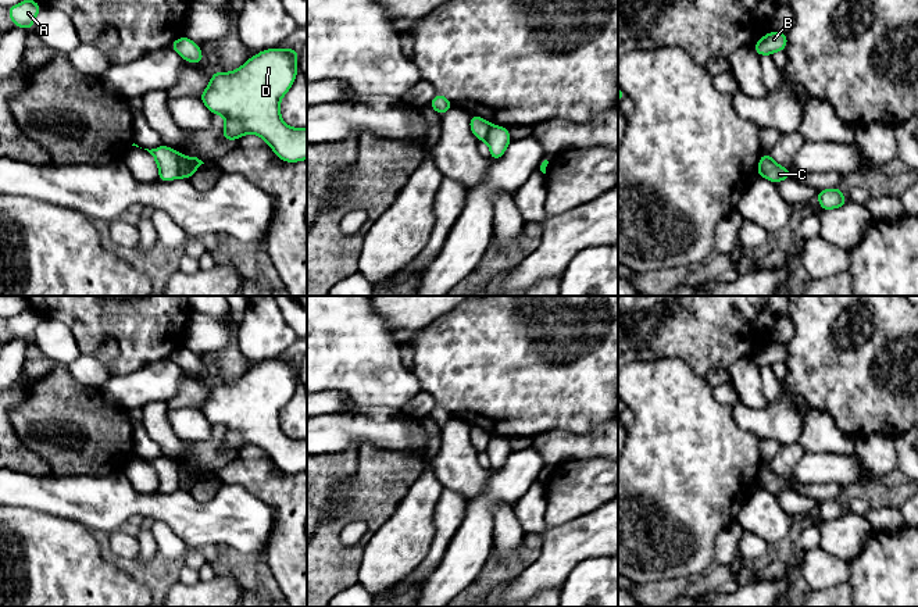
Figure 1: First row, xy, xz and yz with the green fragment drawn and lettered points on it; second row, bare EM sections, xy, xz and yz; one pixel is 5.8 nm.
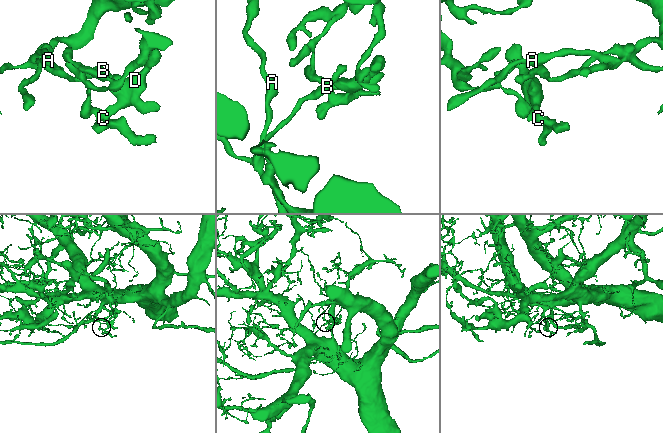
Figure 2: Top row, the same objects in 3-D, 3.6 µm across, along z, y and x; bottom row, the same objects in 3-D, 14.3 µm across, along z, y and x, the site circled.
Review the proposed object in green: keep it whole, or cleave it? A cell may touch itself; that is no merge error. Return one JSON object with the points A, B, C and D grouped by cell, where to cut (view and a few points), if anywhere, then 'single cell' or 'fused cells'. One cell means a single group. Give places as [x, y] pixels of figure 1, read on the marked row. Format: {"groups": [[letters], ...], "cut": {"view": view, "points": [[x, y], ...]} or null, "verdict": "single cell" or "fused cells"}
{"groups": [["A", "B"], ["C", "D"]], "cut": {"view": "xy", "points": [[181, 154], [178, 177]]}, "verdict": "fused cells"}

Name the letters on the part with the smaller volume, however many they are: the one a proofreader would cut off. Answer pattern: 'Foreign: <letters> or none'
Foreign: C, D

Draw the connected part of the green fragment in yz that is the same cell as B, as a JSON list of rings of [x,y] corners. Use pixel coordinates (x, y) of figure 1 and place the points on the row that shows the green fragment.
[[[768,32],[753,47],[757,56],[772,56],[787,47],[787,32]]]

